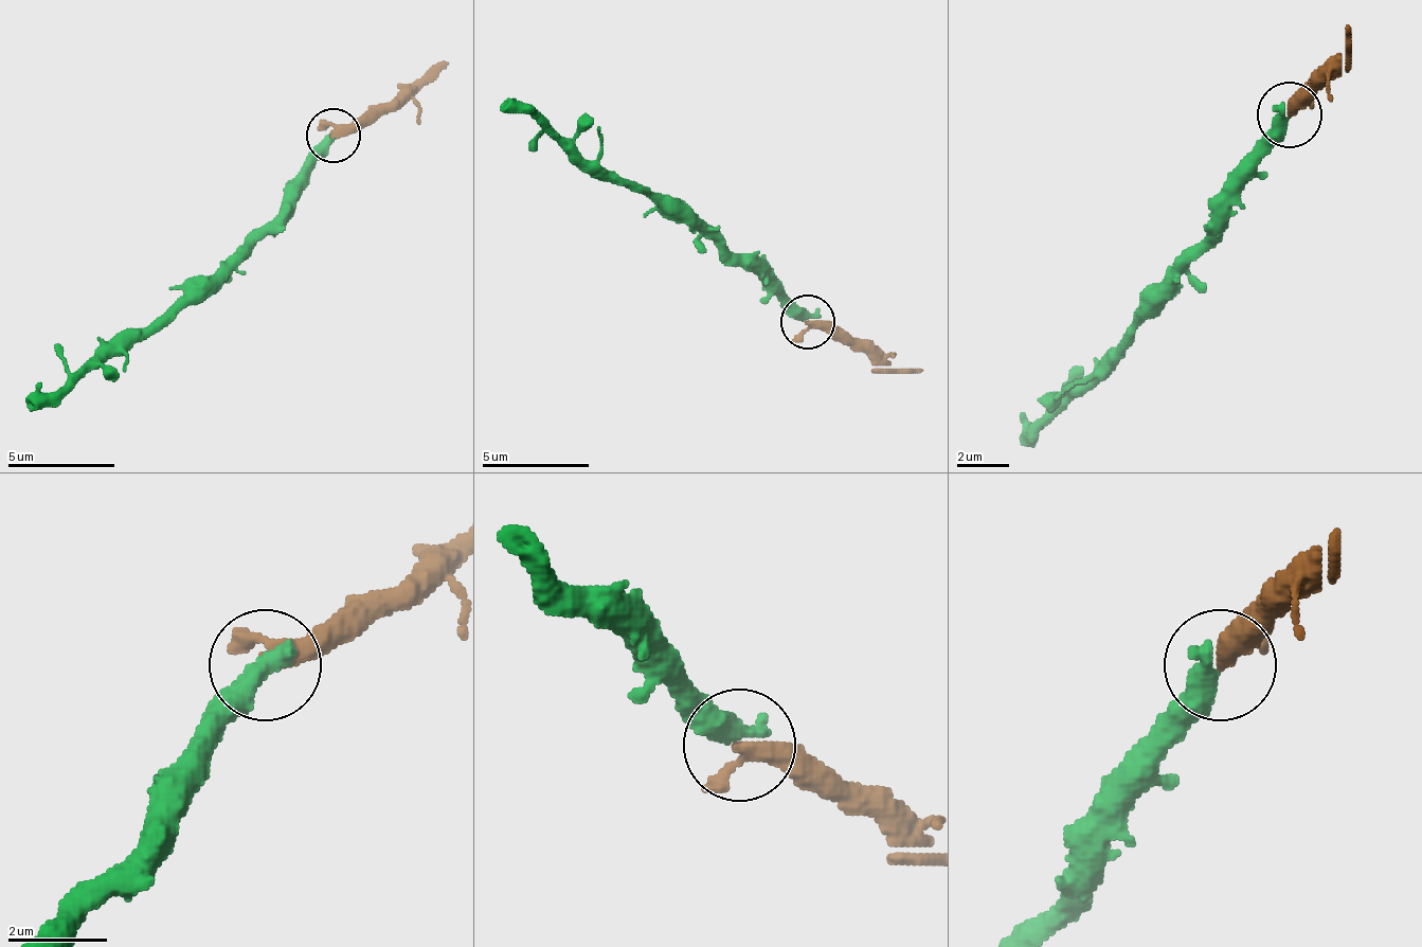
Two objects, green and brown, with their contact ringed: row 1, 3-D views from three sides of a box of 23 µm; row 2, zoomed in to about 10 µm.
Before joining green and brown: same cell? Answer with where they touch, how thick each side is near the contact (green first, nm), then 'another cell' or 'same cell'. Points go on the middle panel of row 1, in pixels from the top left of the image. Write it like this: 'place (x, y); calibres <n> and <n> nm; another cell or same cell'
place (808, 322); calibres 550 and 320 nm; same cell

